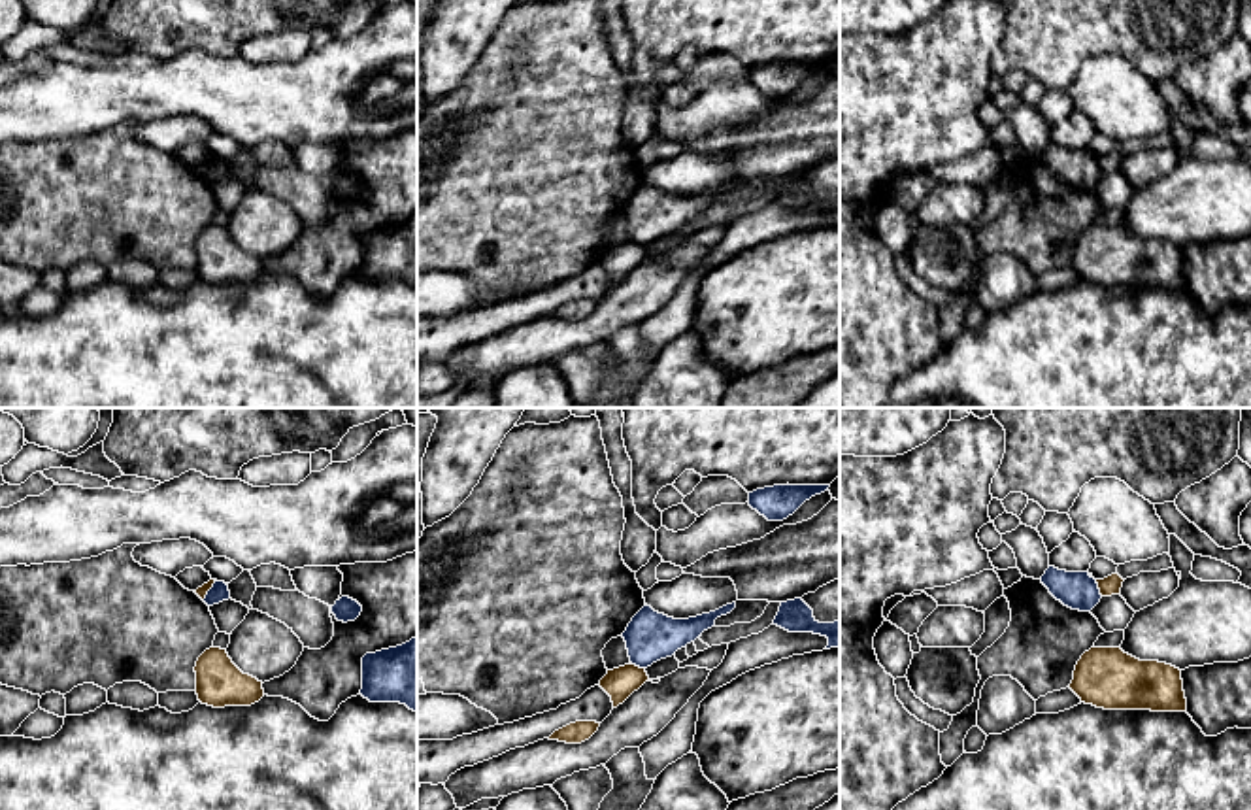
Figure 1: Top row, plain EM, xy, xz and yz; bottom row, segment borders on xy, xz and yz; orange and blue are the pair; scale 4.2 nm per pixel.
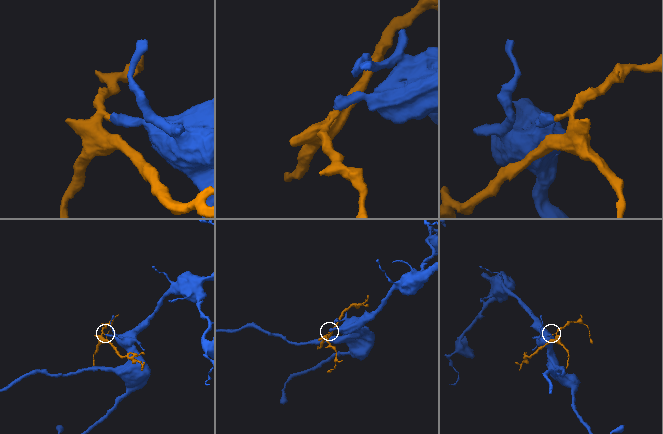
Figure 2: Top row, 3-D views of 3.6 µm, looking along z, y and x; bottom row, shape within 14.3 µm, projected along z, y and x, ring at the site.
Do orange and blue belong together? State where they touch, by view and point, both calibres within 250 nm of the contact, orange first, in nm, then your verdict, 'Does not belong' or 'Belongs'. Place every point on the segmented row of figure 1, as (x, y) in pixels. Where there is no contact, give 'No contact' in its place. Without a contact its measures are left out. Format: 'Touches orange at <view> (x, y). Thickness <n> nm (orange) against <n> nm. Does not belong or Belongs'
Touches orange at yz (1099, 588). Thickness 80 nm (orange) against 160 nm. Does not belong

